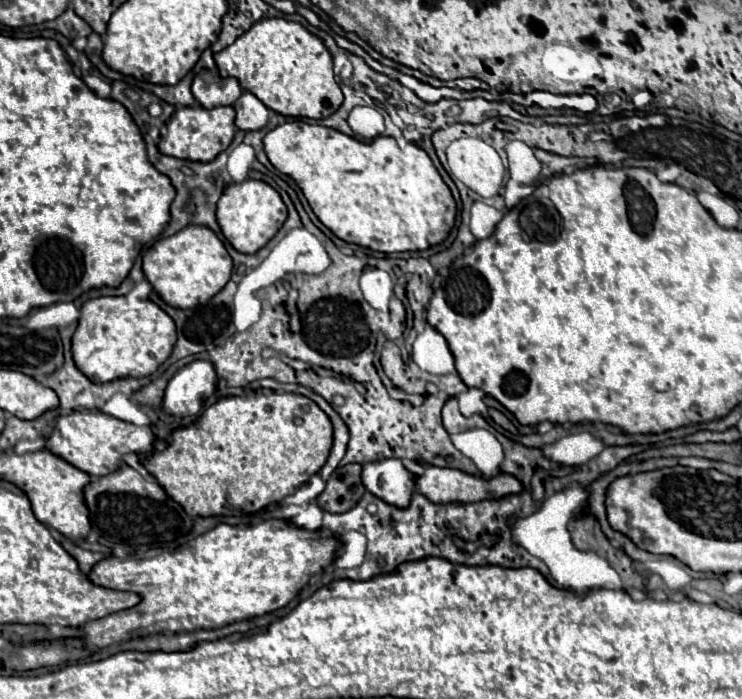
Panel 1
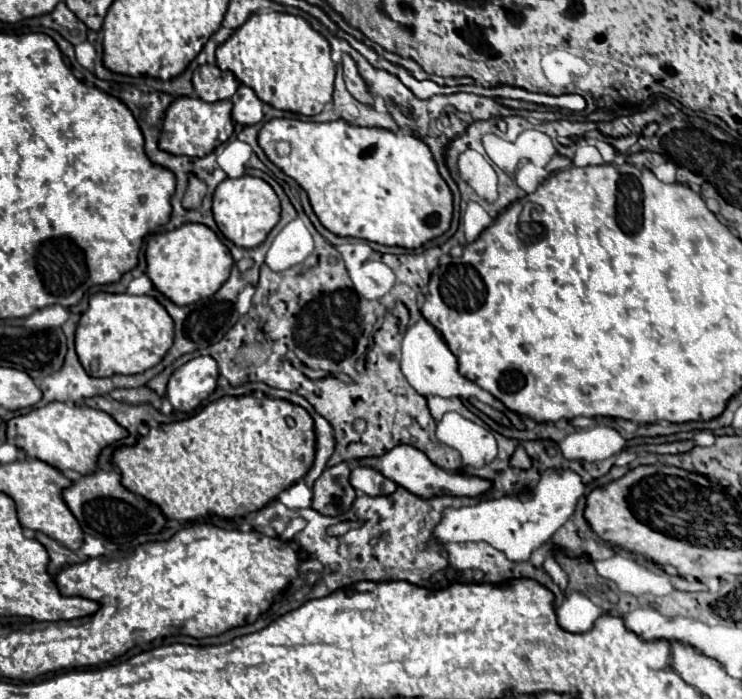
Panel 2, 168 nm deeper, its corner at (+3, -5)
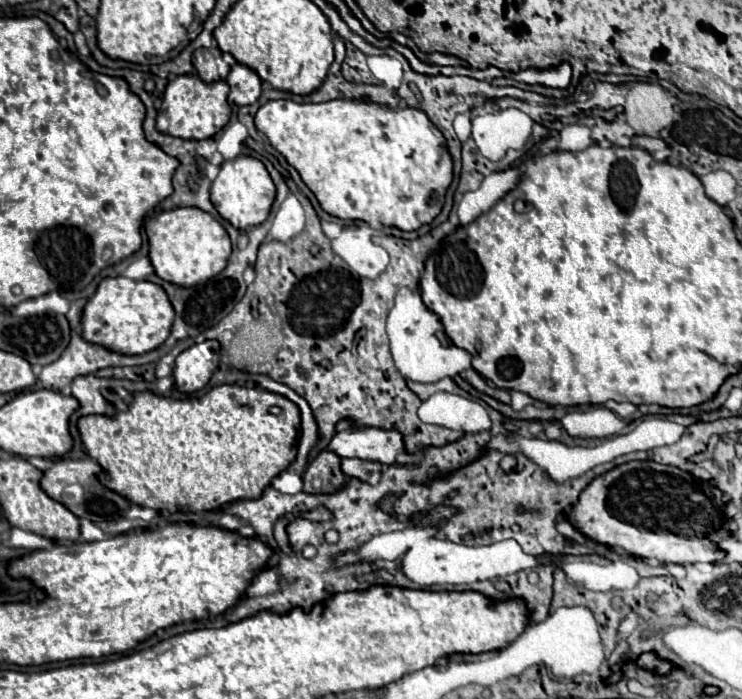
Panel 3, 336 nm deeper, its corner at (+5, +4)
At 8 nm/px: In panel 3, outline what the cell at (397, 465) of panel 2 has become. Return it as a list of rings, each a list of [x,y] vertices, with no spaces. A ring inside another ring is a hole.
[[[339,422],[329,450],[341,458],[373,460],[387,466],[397,464],[397,454],[405,452],[405,440],[397,430],[353,428],[351,422]]]

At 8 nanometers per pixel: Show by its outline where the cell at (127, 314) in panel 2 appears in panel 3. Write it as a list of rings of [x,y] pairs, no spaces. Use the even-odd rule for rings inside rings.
[[[125,276],[103,278],[83,308],[83,340],[125,356],[139,356],[161,346],[173,324],[173,306],[165,290],[153,282],[131,282]]]

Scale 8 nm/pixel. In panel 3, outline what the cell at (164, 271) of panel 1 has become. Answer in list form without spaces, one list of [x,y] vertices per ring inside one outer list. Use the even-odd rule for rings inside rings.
[[[199,208],[161,212],[145,222],[145,232],[149,240],[149,258],[157,276],[183,288],[205,284],[205,280],[217,276],[231,256],[229,234],[211,214]]]

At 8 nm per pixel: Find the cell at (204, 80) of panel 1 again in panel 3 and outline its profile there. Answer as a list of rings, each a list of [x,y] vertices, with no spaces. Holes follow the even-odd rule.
[[[199,48],[193,52],[193,66],[203,82],[215,82],[225,78],[233,64],[235,58],[231,54],[223,54],[219,48]]]

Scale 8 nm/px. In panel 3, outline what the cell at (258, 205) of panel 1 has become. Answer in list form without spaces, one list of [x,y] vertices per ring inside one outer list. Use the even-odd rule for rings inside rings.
[[[237,156],[221,164],[221,172],[211,186],[211,202],[221,218],[231,222],[233,228],[245,232],[251,226],[259,226],[267,220],[271,212],[271,204],[275,200],[275,184],[267,172],[267,168],[251,158],[251,156]]]

